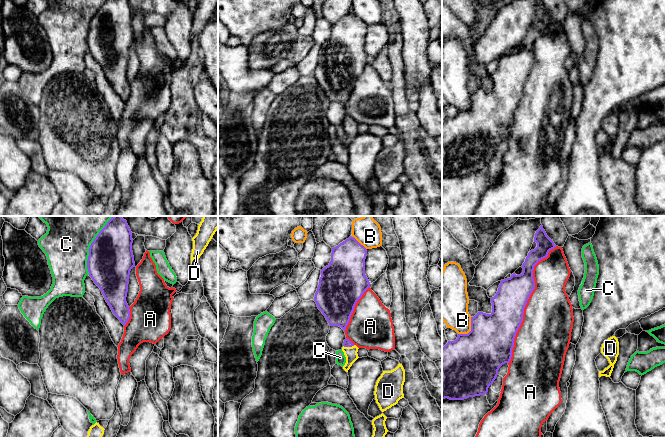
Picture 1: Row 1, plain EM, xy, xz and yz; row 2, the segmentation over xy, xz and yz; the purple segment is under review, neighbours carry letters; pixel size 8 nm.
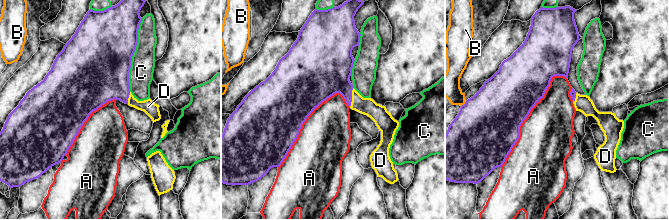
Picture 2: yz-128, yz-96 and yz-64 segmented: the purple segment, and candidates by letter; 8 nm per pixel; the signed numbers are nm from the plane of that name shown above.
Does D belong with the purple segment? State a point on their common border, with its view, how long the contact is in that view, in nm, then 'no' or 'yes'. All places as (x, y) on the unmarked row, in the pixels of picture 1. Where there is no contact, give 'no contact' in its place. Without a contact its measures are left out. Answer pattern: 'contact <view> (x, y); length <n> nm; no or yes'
contact xz (348, 122); length 100 nm; yes

